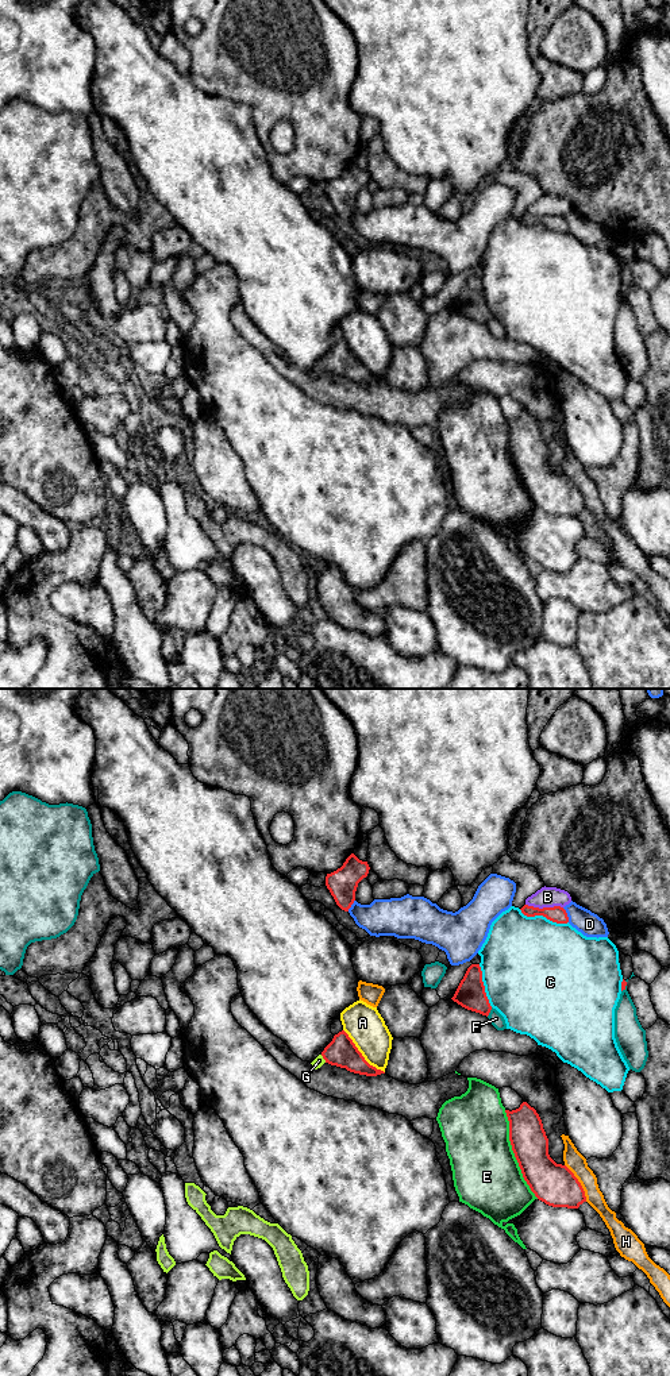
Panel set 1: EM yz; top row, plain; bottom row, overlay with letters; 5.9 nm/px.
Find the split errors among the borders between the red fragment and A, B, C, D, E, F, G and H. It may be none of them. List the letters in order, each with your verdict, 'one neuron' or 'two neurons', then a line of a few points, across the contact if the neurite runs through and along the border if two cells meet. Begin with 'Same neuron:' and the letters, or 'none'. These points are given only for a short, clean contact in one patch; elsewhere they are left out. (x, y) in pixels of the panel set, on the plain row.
Same neuron: G
A: two neurons
B: two neurons
C: two neurons
D: two neurons
E: two neurons
F: two neurons
G: one neuron; line yz (342, 361), (323, 366), (319, 369)
H: two neurons

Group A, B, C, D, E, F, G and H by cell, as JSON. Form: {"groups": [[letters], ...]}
{"groups": [["A"], ["B"], ["C"], ["D"], ["E"], ["F"], ["G"], ["H"]]}

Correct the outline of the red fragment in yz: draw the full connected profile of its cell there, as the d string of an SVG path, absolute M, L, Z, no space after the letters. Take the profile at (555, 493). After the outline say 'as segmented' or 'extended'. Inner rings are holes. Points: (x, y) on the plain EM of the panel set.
M523 411L516 419L505 419L509 429L509 450L521 478L523 486L535 505L552 516L578 517L586 510L585 500L574 482L562 473L557 473L548 463L548 447L536 419Z | as segmented

